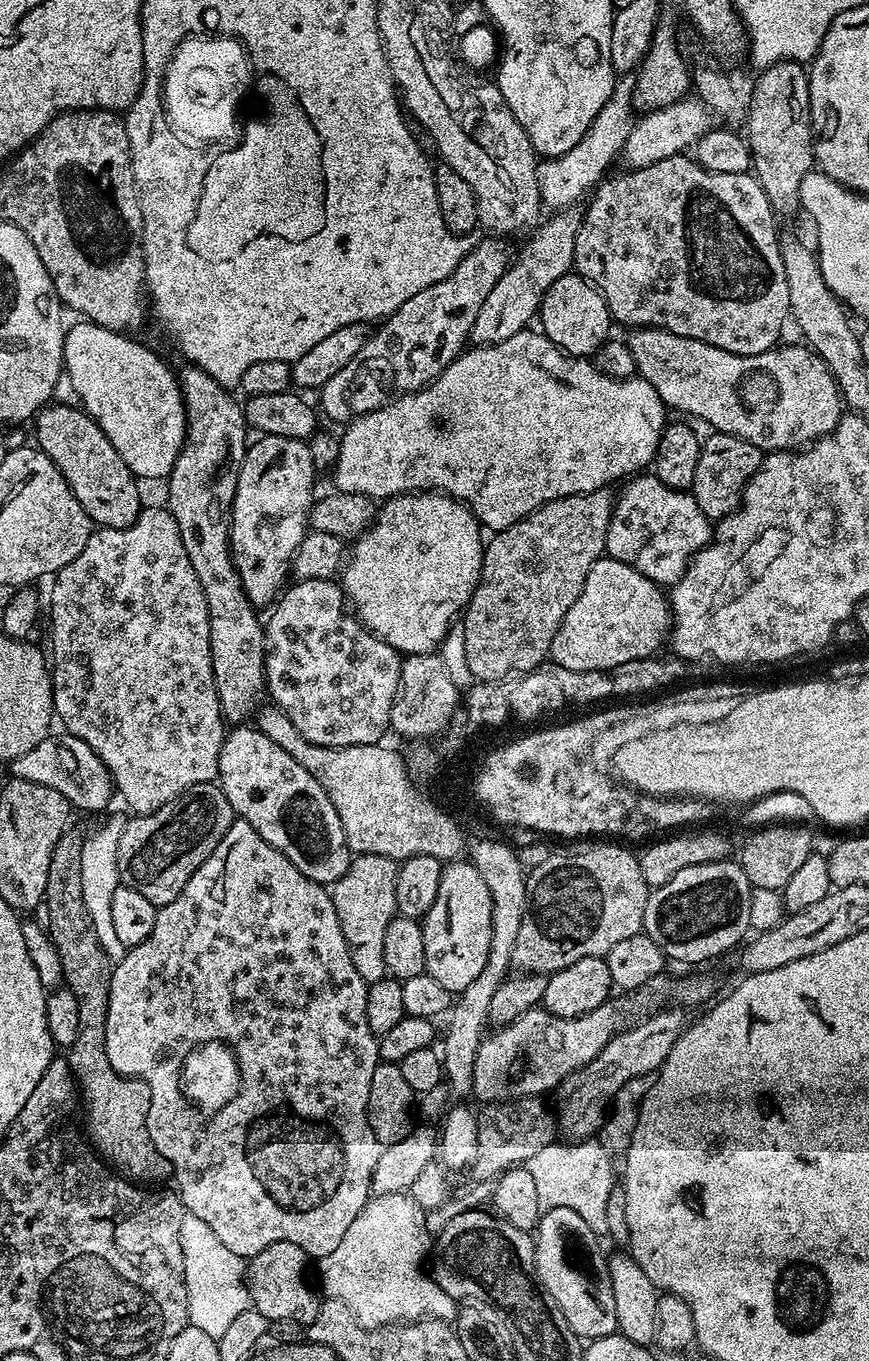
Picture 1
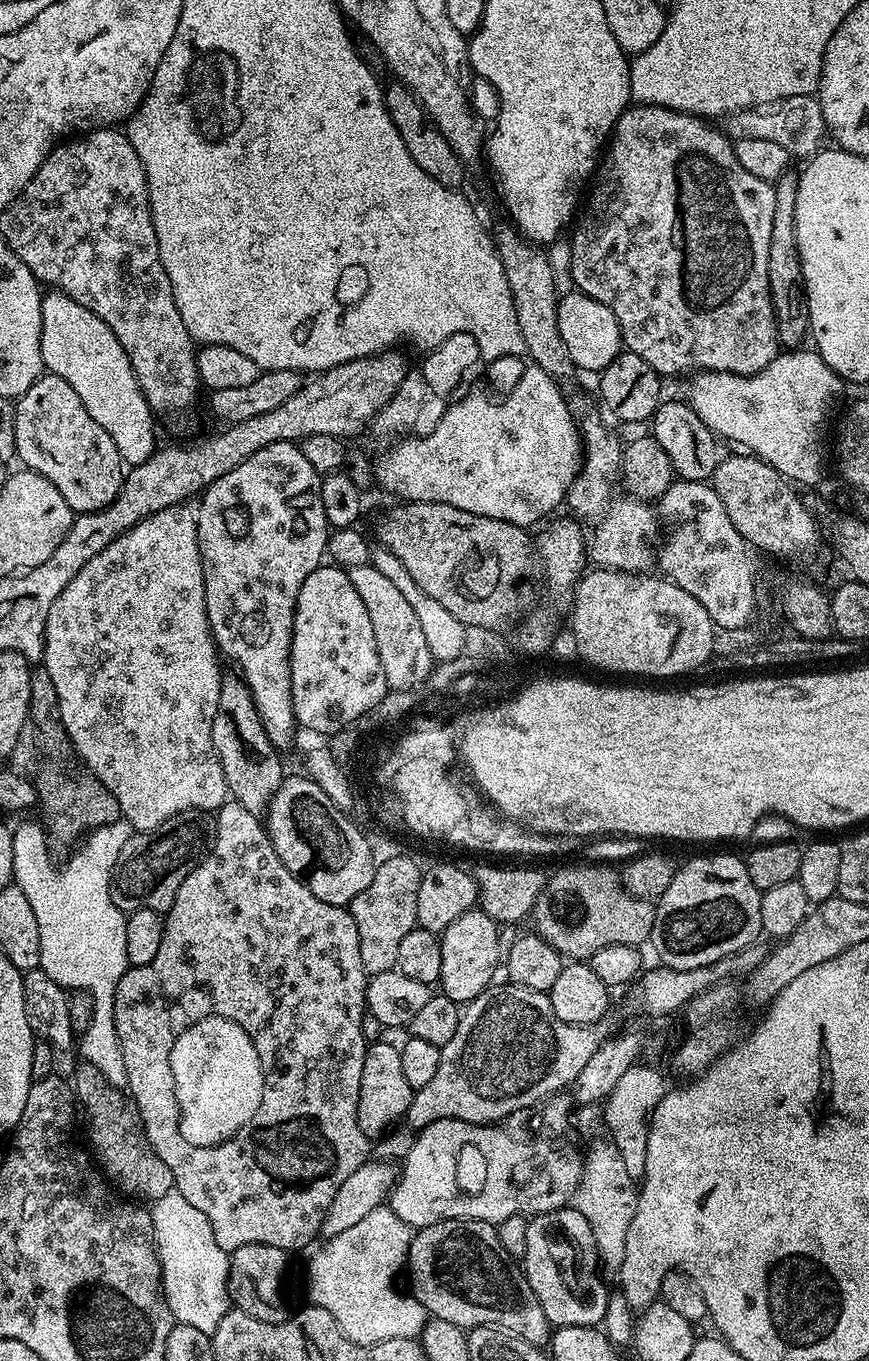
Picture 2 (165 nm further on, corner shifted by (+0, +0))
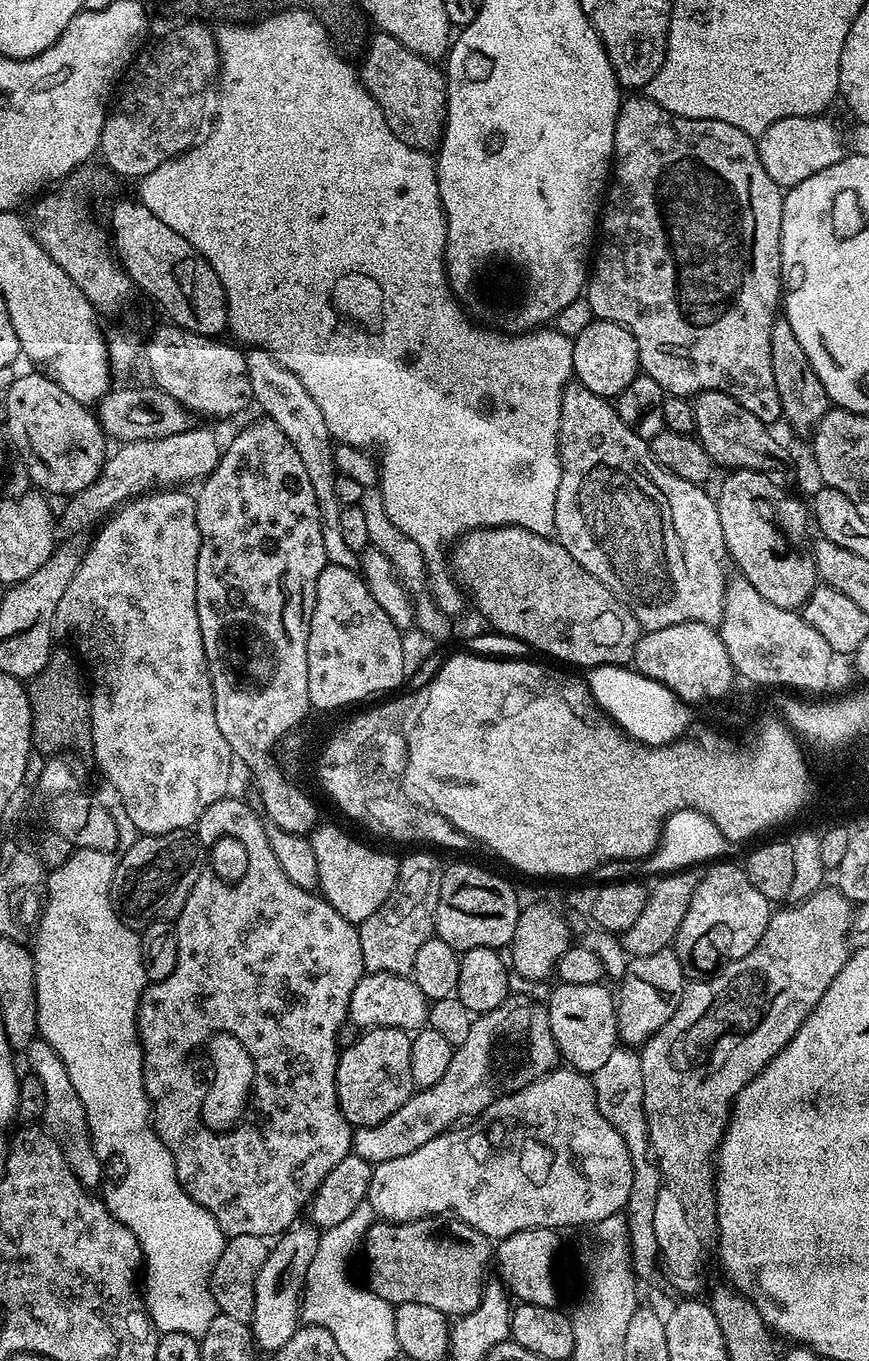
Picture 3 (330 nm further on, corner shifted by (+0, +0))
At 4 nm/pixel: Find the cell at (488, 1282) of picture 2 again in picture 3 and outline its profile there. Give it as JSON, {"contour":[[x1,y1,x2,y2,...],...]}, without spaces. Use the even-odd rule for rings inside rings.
{"contour":[[425,1218,407,1220,405,1224,373,1222,364,1236,362,1256,368,1259,367,1287,393,1306,406,1302,426,1302,434,1310,442,1310,445,1317,459,1318,472,1312,480,1304,486,1283,484,1271,490,1268,490,1241,463,1220,455,1218]]}

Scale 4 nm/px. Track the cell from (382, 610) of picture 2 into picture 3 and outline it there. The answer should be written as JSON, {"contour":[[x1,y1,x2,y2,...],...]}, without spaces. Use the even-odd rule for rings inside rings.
{"contour":[[249,347,244,352,246,370,250,374,250,390,255,407,260,407,265,417,272,420,290,438,294,450,298,450,298,458,302,458,302,466,306,475,310,477,310,486,314,490,314,498,318,502,318,514,322,526,322,546,326,550,326,561,337,564,343,568,353,570,360,568,360,557,346,541,342,539,340,510,342,505,338,502,338,494,334,494,334,482,338,475,336,463,332,457,333,441,328,435,326,418,322,418,322,410,318,410,318,402,306,394,306,386,278,362,264,348]]}

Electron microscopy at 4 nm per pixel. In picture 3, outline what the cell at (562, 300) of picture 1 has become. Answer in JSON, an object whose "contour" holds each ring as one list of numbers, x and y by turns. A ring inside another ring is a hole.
{"contour":[[593,319,592,324,572,340,572,371,586,390,594,390,594,394,605,398,615,398,641,371,638,346,622,326,609,320]]}

